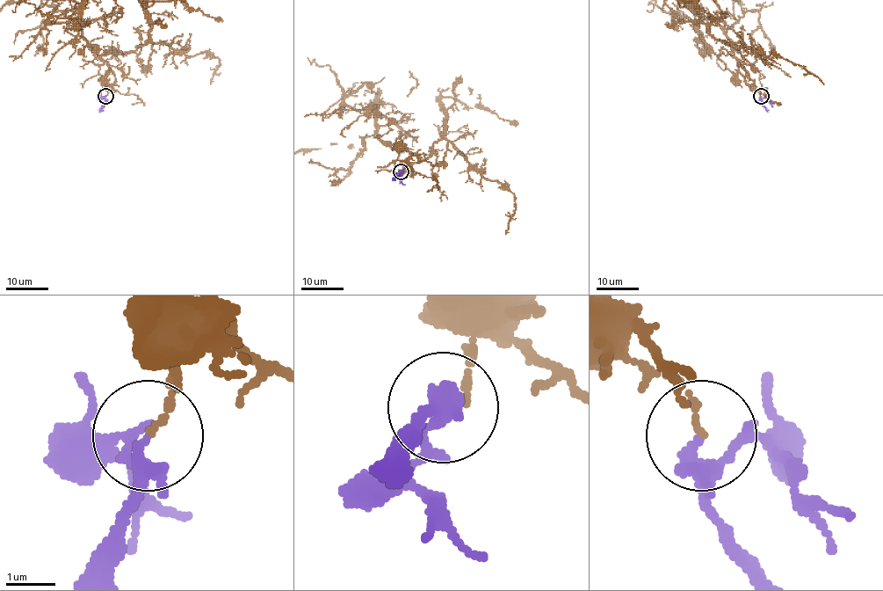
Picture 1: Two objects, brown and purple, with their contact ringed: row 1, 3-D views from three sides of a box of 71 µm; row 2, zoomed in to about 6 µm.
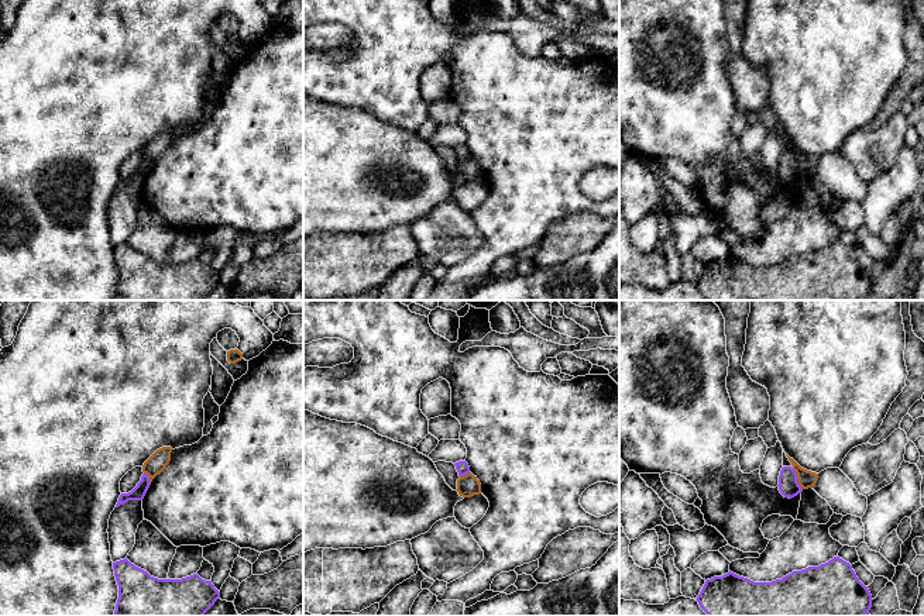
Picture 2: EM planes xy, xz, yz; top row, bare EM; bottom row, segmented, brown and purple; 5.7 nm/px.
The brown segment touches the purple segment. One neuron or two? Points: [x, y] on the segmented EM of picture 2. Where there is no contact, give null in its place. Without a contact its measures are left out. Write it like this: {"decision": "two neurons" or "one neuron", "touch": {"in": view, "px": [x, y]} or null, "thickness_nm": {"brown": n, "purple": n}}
{"decision": "two neurons", "touch": {"in": "yz", "px": [797, 479]}, "thickness_nm": {"brown": 100, "purple": 120}}

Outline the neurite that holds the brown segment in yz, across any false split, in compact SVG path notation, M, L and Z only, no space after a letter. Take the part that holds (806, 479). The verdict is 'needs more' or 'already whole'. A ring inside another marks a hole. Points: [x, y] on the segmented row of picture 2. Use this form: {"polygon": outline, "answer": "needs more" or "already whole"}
{"polygon": "M787 455L789 461L791 462L793 465L793 469L796 471L797 474L797 482L798 485L801 486L801 489L808 489L808 488L813 488L817 481L818 481L818 474L815 472L811 472L811 471L807 471L804 468L801 468L793 458L790 458Z", "answer": "already whole"}

